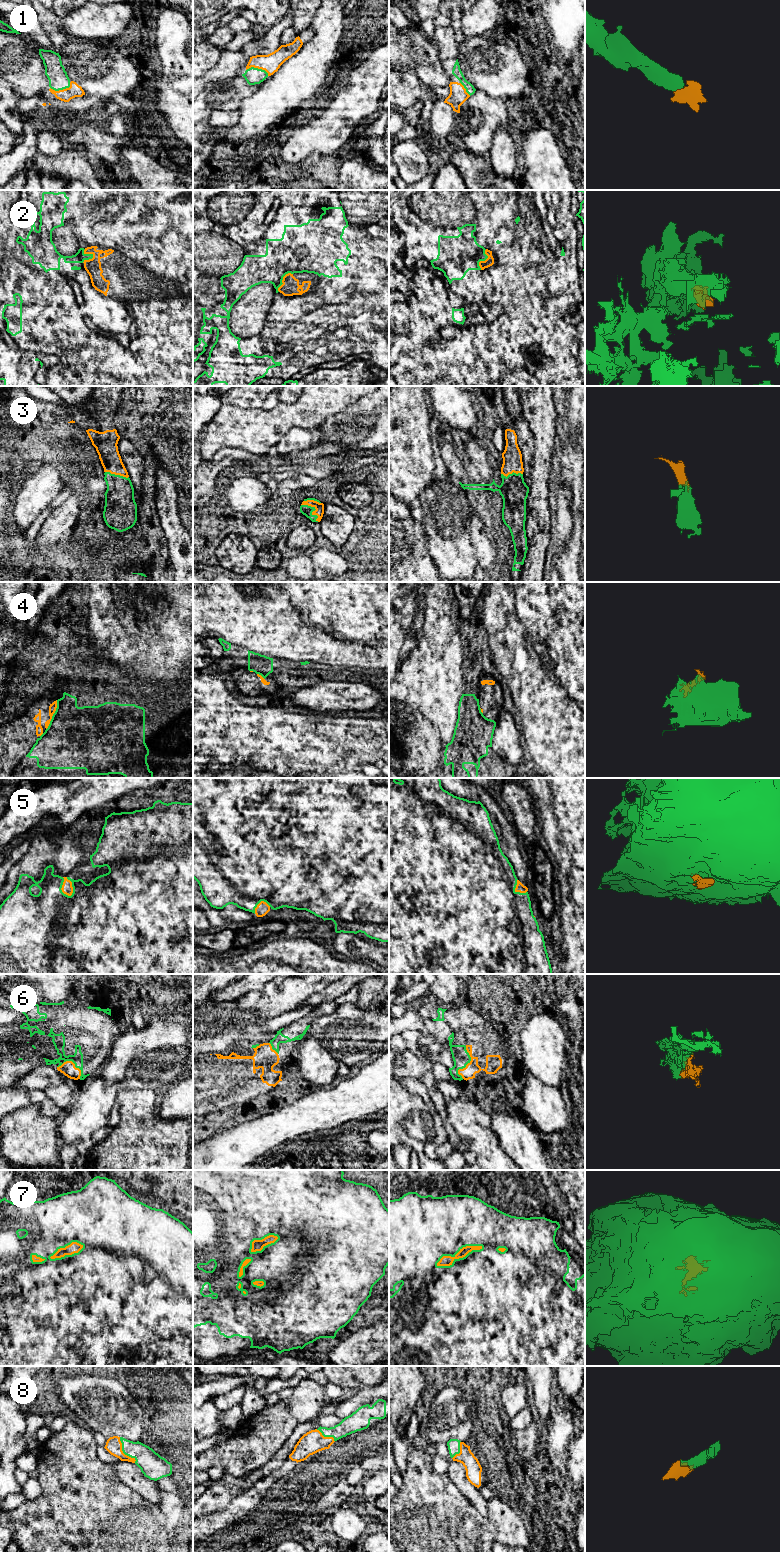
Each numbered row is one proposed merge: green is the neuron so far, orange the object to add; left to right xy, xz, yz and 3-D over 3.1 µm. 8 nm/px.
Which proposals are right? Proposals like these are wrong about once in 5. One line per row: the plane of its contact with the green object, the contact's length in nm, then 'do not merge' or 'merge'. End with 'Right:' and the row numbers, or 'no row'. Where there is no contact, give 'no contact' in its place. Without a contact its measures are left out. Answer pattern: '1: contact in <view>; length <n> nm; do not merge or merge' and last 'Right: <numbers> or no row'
1: contact in xy; length 180 nm; merge
2: contact in xy; length 120 nm; merge
3: contact in xz; length 200 nm; merge
4: contact in xy; length 260 nm; do not merge
5: contact in xy; length 170 nm; merge
6: contact in yz; length 260 nm; merge
7: contact in yz; length 400 nm; merge
8: contact in xy; length 240 nm; merge
Right: 1, 2, 3, 5, 6, 7, 8

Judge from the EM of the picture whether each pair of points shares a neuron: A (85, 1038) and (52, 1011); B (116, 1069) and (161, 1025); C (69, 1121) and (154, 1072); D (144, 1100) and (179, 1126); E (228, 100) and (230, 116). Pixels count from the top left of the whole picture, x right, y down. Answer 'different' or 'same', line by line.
A: same
B: same
C: same
D: same
E: different

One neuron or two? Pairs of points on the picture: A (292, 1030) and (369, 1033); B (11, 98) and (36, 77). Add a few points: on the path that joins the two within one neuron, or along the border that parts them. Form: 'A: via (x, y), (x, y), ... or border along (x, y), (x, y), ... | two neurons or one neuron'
A: border along (323, 1014), (312, 1021), (301, 1040) | two neurons
B: border along (10, 83), (13, 90), (23, 97) | two neurons

